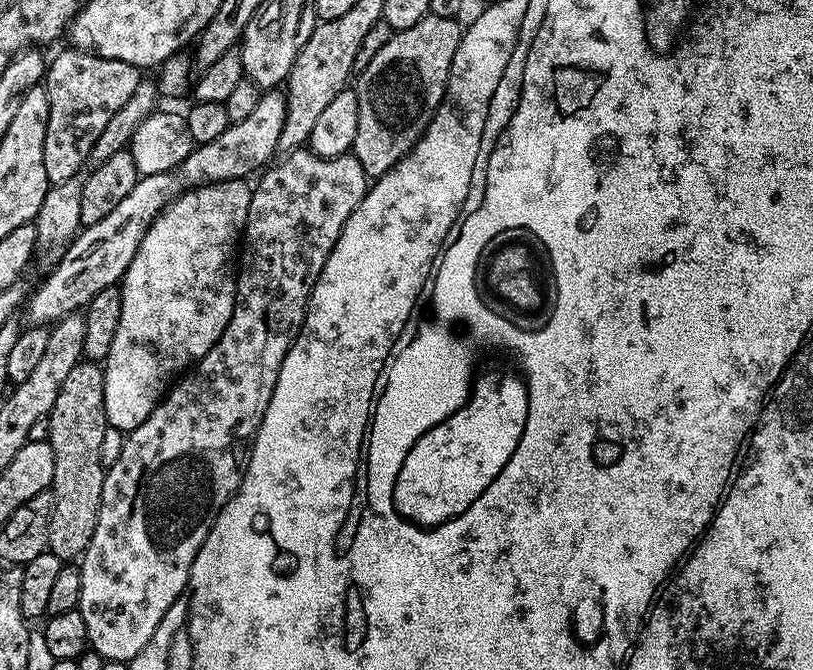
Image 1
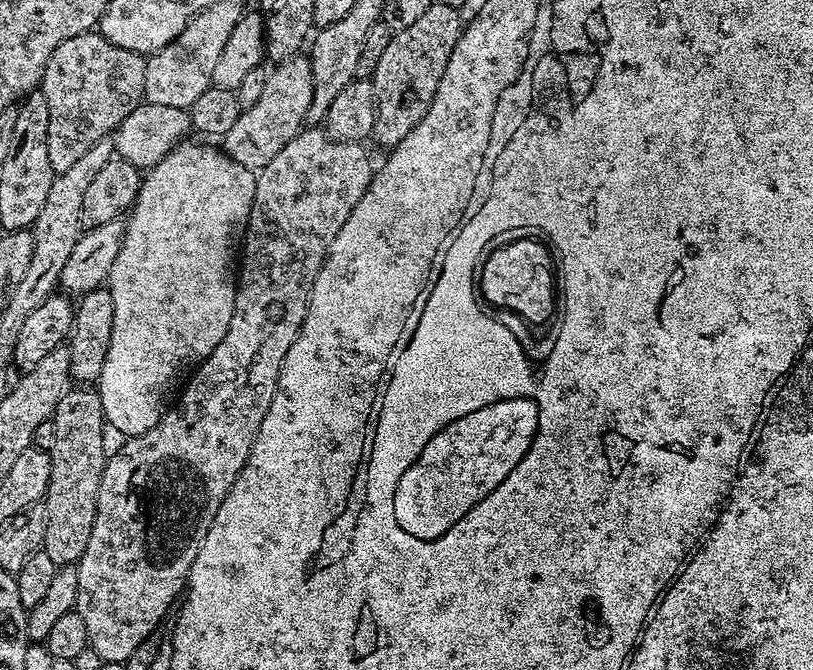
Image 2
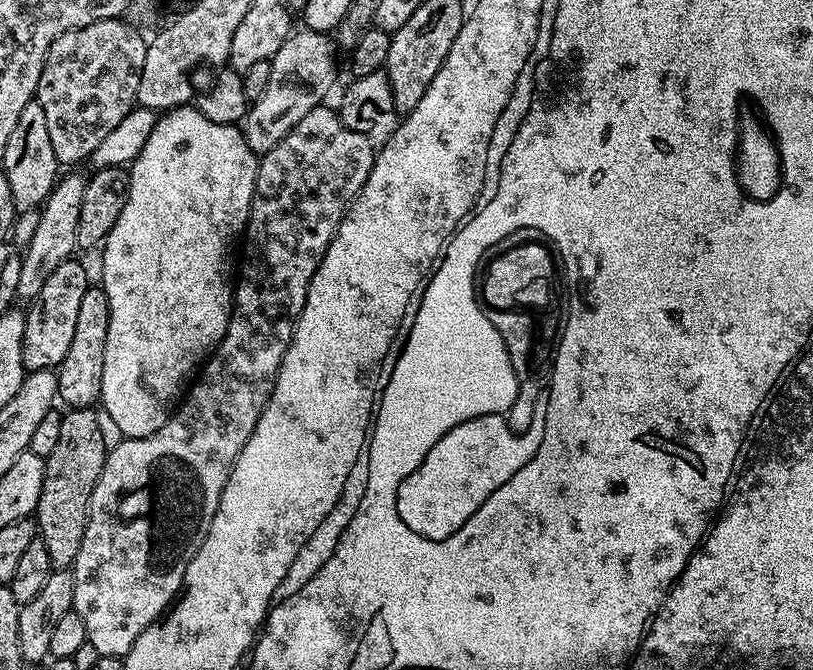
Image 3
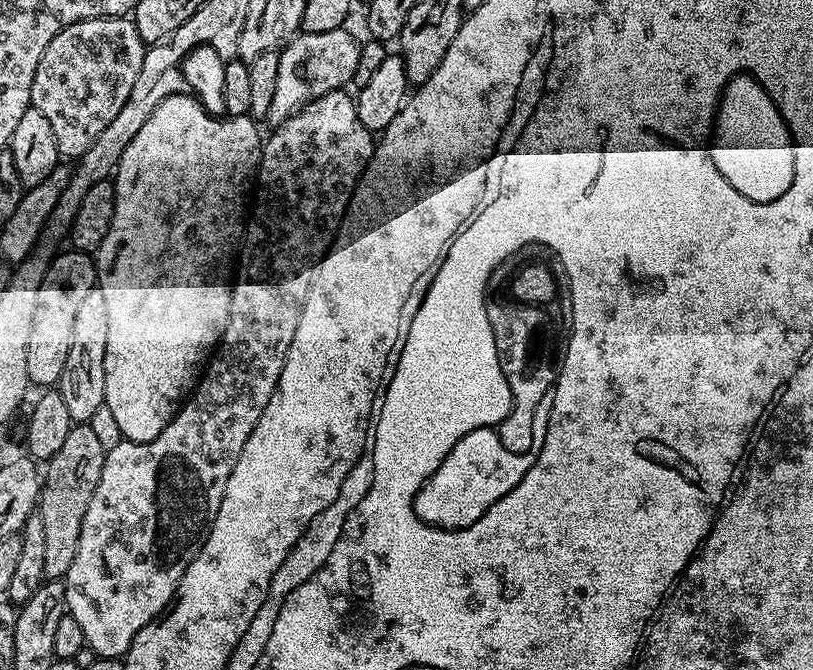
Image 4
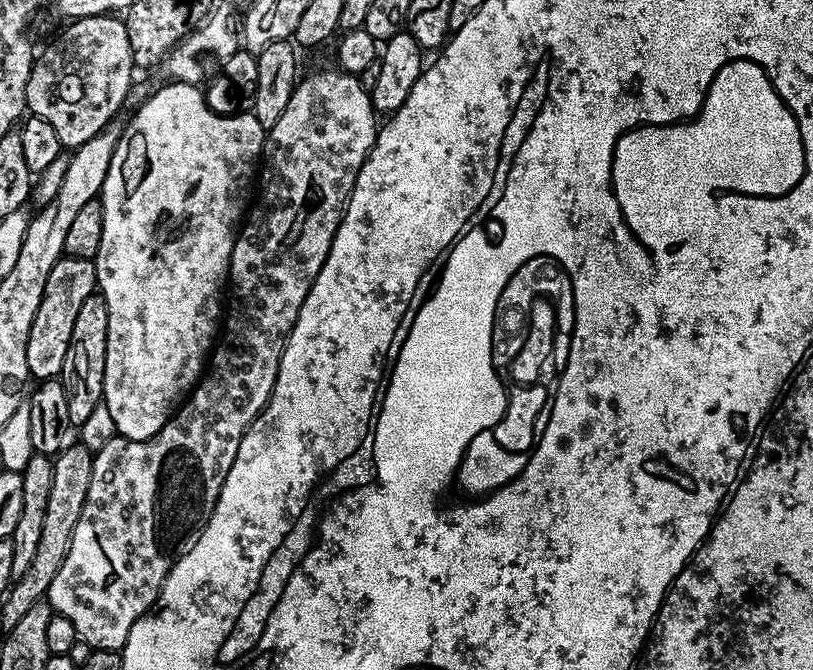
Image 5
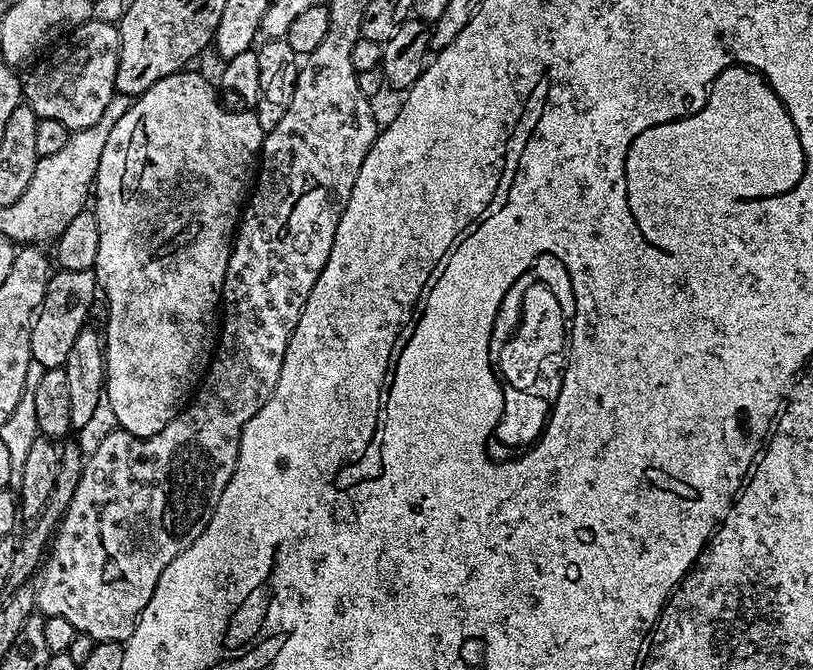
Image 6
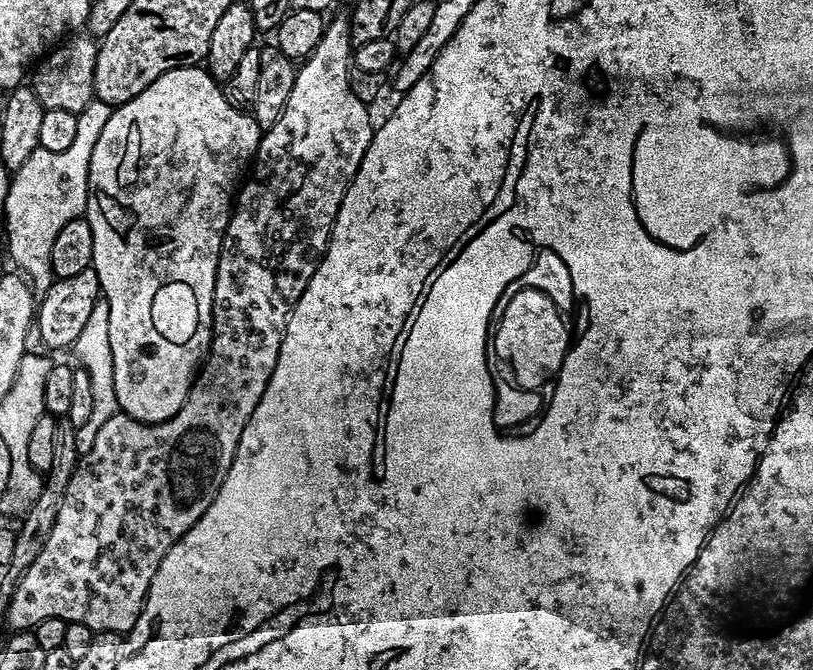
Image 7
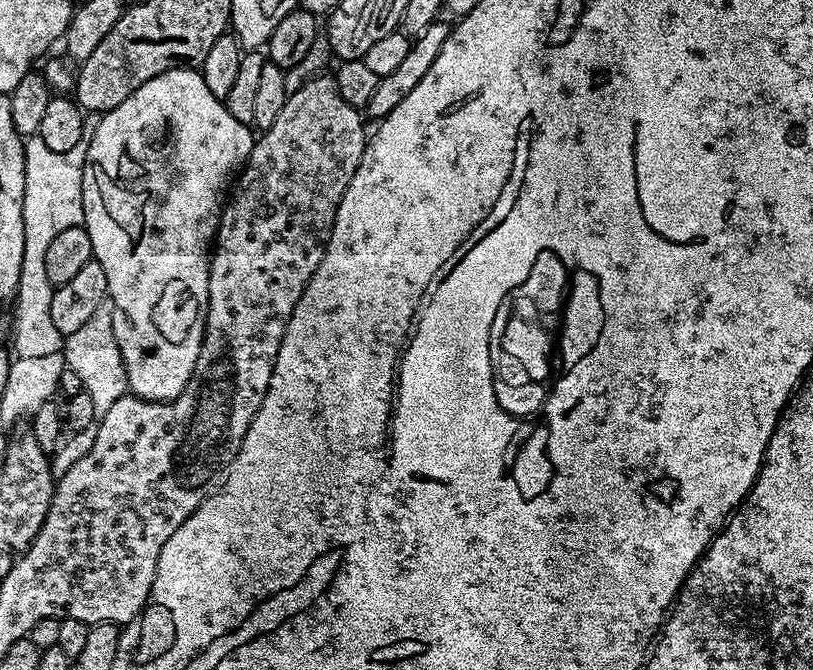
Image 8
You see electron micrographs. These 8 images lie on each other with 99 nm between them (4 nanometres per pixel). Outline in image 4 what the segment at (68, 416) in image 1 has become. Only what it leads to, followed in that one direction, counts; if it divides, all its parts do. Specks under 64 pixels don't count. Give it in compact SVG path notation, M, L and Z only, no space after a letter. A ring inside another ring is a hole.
M89 423L72 424L58 453L46 462L42 472L38 514L42 518L42 531L46 533L43 567L47 579L63 580L70 570L70 562L74 562L74 554L78 554L82 518L86 518L90 498L94 498L94 490L98 490L98 478L102 478L105 455Z

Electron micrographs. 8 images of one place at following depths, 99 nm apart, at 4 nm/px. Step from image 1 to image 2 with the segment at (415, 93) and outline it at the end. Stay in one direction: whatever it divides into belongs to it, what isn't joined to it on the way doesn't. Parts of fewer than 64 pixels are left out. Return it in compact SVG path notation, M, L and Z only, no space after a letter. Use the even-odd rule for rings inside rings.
M434 2L418 22L406 26L406 30L395 33L389 45L382 50L382 56L378 59L377 68L374 70L372 81L372 93L374 94L374 126L372 127L371 139L377 140L384 150L391 150L395 144L402 142L422 118L426 118L426 110L430 110L430 102L438 90L438 82L446 70L446 62L450 62L450 54L458 42L462 31L461 9L451 8L442 2Z

